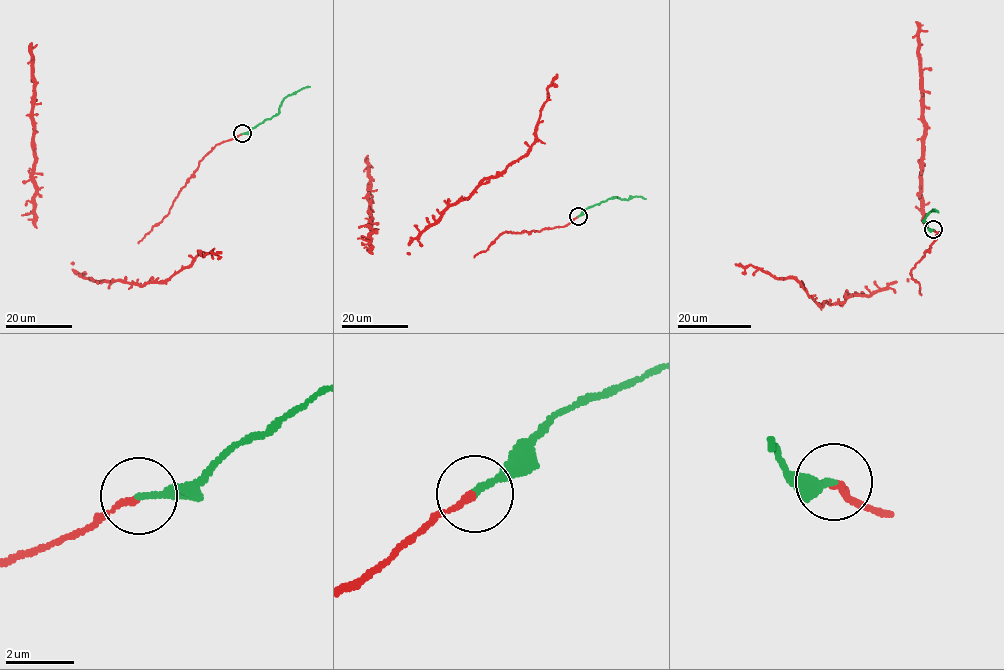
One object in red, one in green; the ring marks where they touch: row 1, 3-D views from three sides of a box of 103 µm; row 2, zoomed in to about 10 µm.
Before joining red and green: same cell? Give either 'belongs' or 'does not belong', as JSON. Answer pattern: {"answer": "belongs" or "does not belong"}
{"answer": "belongs"}

